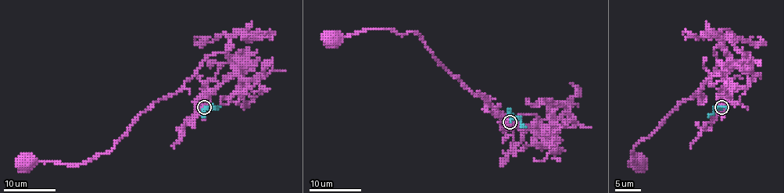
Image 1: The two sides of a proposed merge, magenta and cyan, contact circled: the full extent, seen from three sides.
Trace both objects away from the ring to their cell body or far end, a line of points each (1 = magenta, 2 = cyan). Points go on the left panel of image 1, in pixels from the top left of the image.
1: (204, 107), (234, 73), (230, 45), (147, 107), (109, 151), (78, 164), (26, 163)
2: (204, 107), (216, 107), (216, 110)

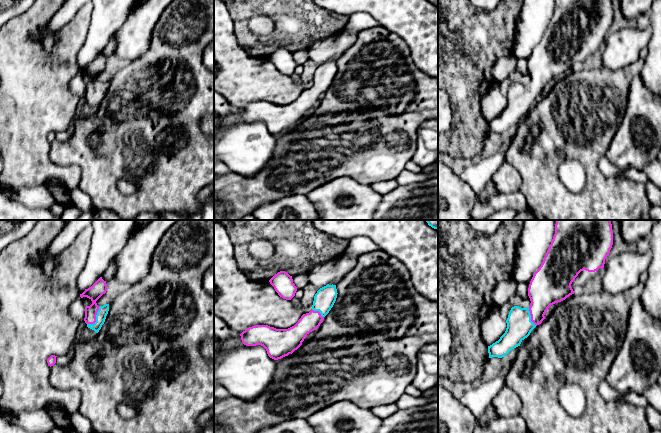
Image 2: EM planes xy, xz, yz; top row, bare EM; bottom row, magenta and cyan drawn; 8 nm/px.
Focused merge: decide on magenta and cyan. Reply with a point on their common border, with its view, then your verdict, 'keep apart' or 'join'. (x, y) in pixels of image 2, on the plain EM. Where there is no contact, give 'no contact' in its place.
xy (95, 94) | join

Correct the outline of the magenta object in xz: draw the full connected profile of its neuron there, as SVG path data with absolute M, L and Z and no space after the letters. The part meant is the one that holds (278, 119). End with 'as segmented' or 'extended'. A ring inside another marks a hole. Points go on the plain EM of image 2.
M336 61L320 64L314 72L312 86L303 90L298 98L288 105L276 105L268 101L247 104L240 112L246 122L263 122L270 134L281 135L292 130L306 112L317 105L329 89L337 74Z; extended

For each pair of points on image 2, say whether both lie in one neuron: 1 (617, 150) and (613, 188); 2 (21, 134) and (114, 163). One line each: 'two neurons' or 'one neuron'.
1: two neurons
2: two neurons

